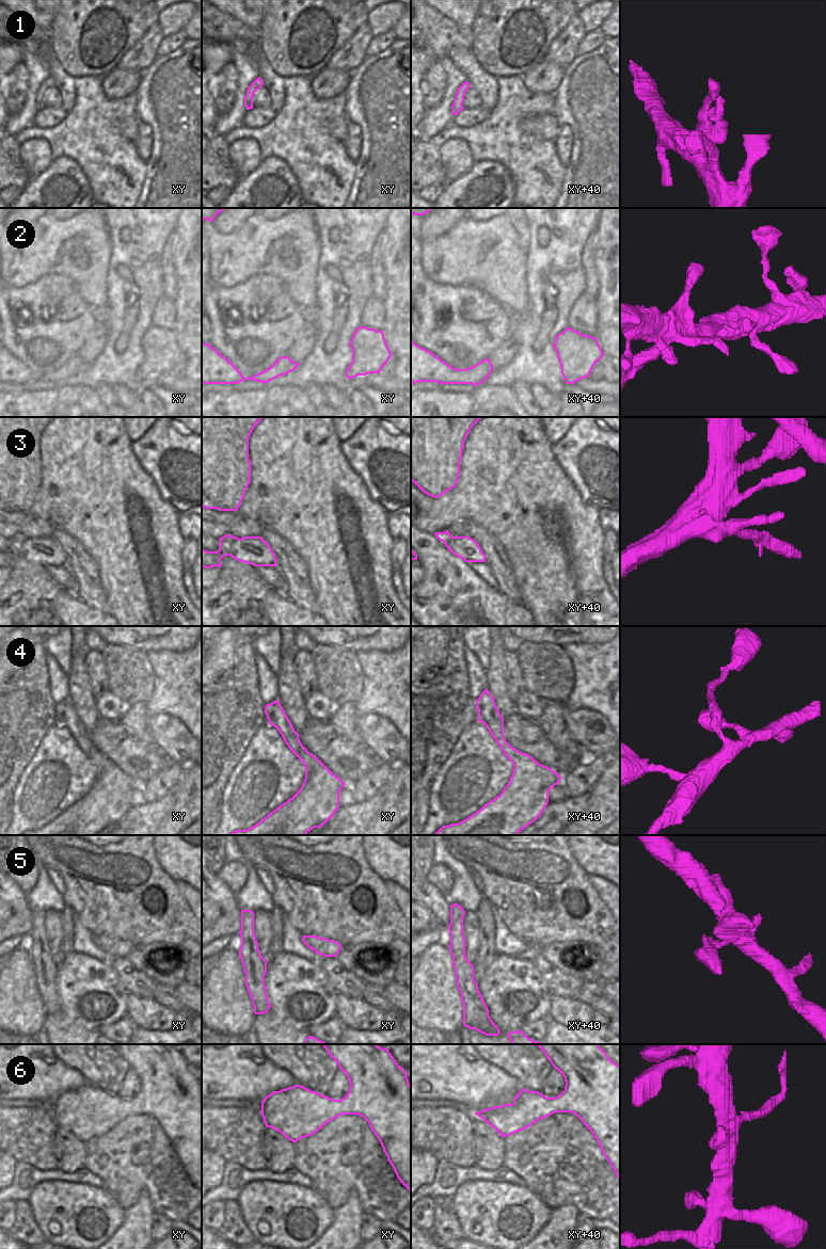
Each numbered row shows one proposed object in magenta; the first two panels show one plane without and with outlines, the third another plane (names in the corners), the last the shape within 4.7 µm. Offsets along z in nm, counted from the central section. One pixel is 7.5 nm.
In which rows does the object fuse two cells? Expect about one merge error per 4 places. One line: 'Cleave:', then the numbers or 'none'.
Cleave: 3

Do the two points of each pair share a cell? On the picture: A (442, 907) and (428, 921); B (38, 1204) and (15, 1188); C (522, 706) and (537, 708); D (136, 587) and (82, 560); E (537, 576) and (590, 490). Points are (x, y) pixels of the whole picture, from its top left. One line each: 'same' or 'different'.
A: different
B: different
C: same
D: different
E: different

